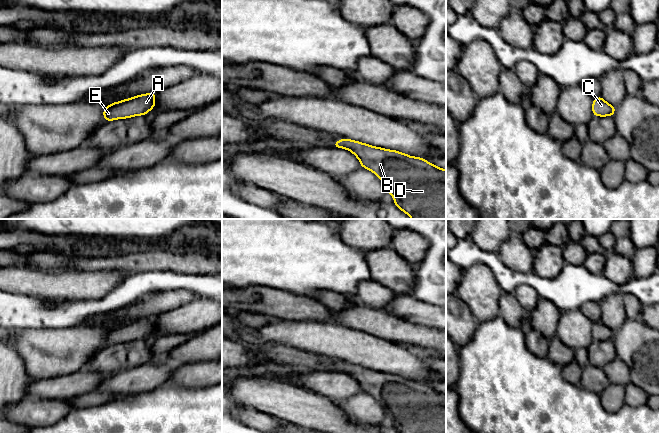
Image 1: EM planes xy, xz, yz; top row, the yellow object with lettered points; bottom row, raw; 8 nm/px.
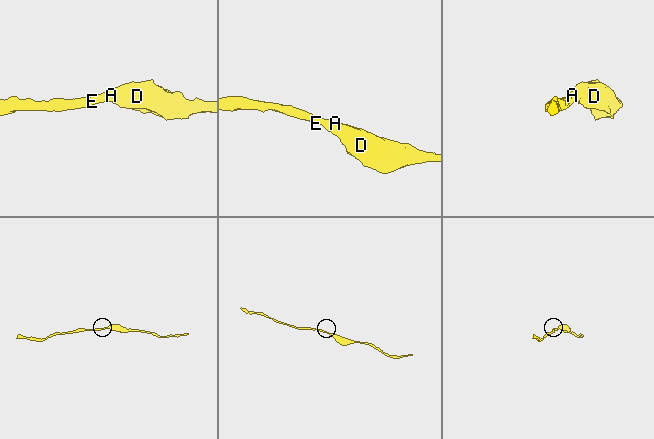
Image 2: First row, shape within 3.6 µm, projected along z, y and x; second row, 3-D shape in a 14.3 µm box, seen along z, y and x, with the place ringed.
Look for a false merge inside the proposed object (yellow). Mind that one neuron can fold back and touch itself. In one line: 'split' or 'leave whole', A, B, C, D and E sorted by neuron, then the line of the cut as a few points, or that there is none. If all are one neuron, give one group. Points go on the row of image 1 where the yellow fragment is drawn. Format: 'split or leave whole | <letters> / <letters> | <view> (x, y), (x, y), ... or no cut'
leave whole | A B C D E | no cut

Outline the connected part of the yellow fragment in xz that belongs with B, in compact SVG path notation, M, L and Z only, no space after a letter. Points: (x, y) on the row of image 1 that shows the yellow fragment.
M343 138L333 147L351 151L360 161L361 167L372 171L383 182L386 192L394 198L394 204L412 219L446 219L446 170L437 167L424 158L413 157L396 150L370 146L368 144Z

